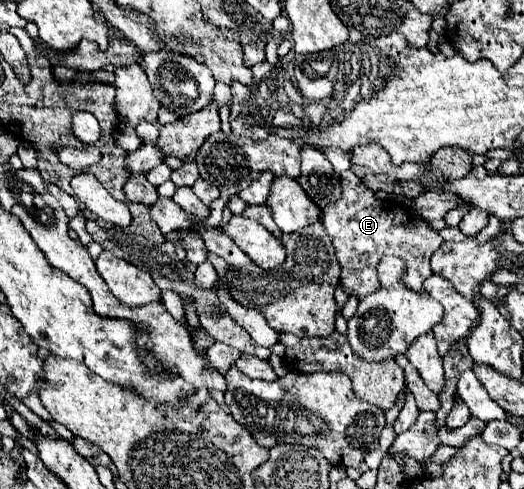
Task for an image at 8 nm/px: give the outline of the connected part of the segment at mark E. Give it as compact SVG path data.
M351 170L341 173L340 185L342 197L322 211L322 223L328 237L332 239L336 257L342 265L340 283L346 287L346 291L350 295L356 295L358 299L376 291L380 287L376 277L376 265L382 255L396 255L404 259L408 271L408 275L404 277L406 287L412 287L414 291L424 291L422 283L432 275L430 257L442 243L440 235L430 229L428 223L420 219L412 209L404 205L388 207L384 201L378 201L374 193Z

